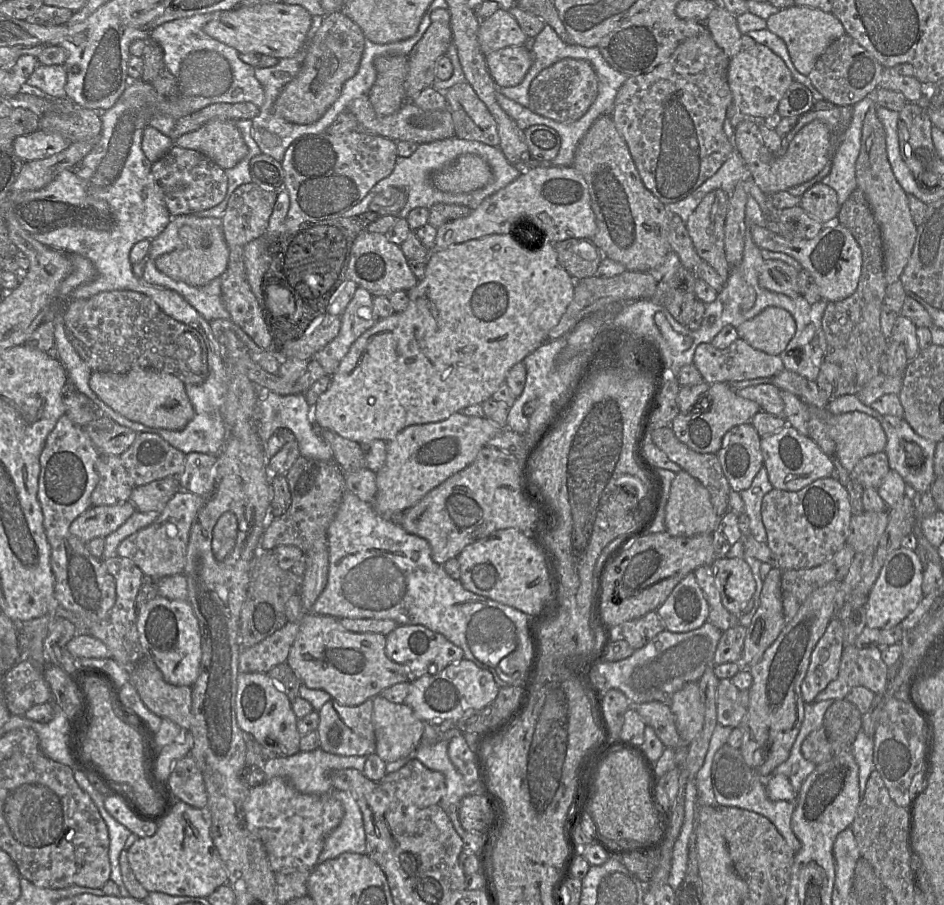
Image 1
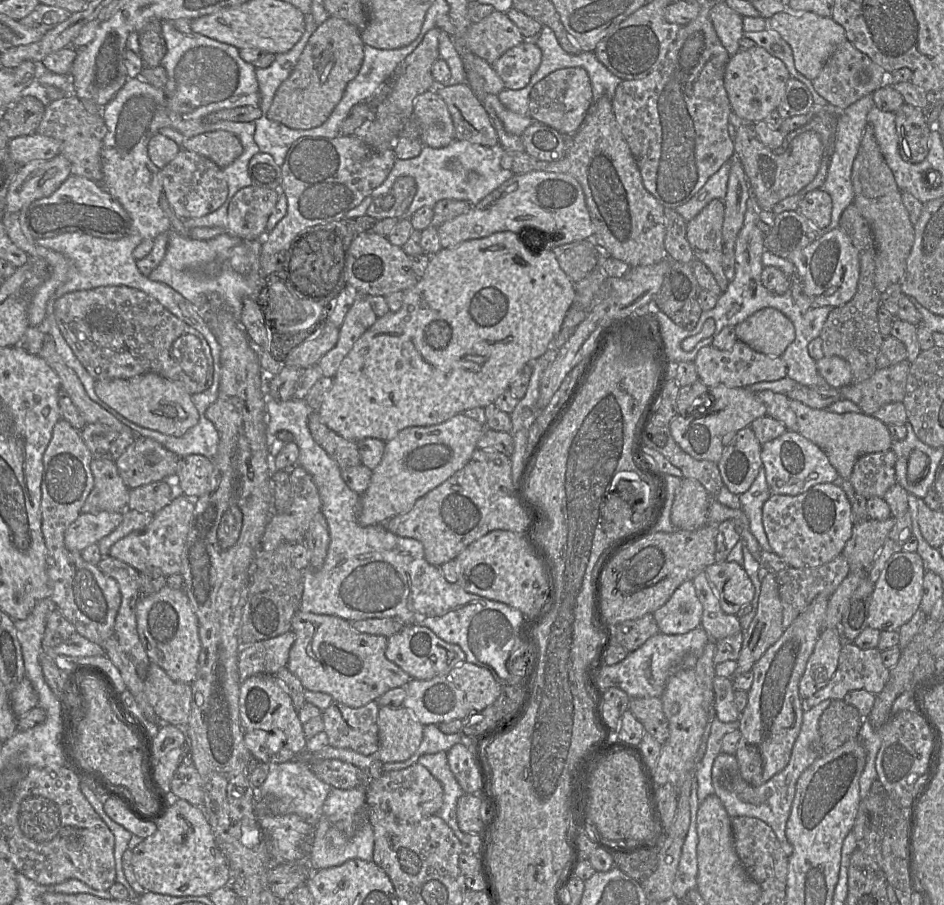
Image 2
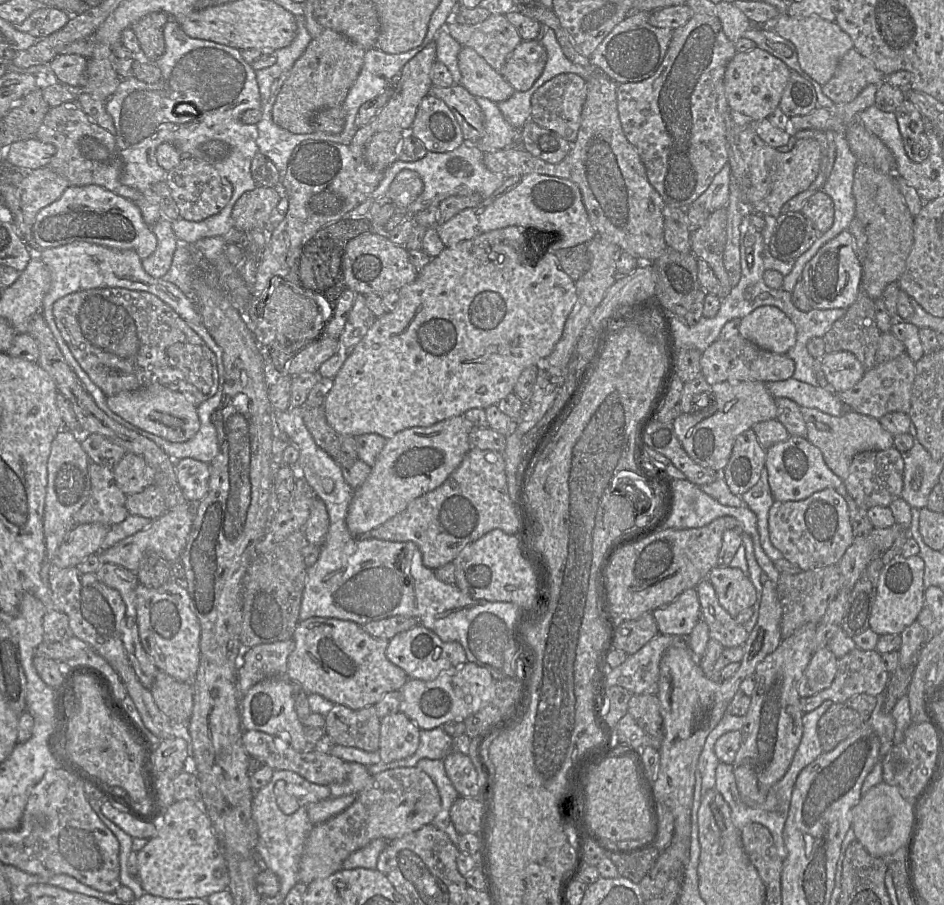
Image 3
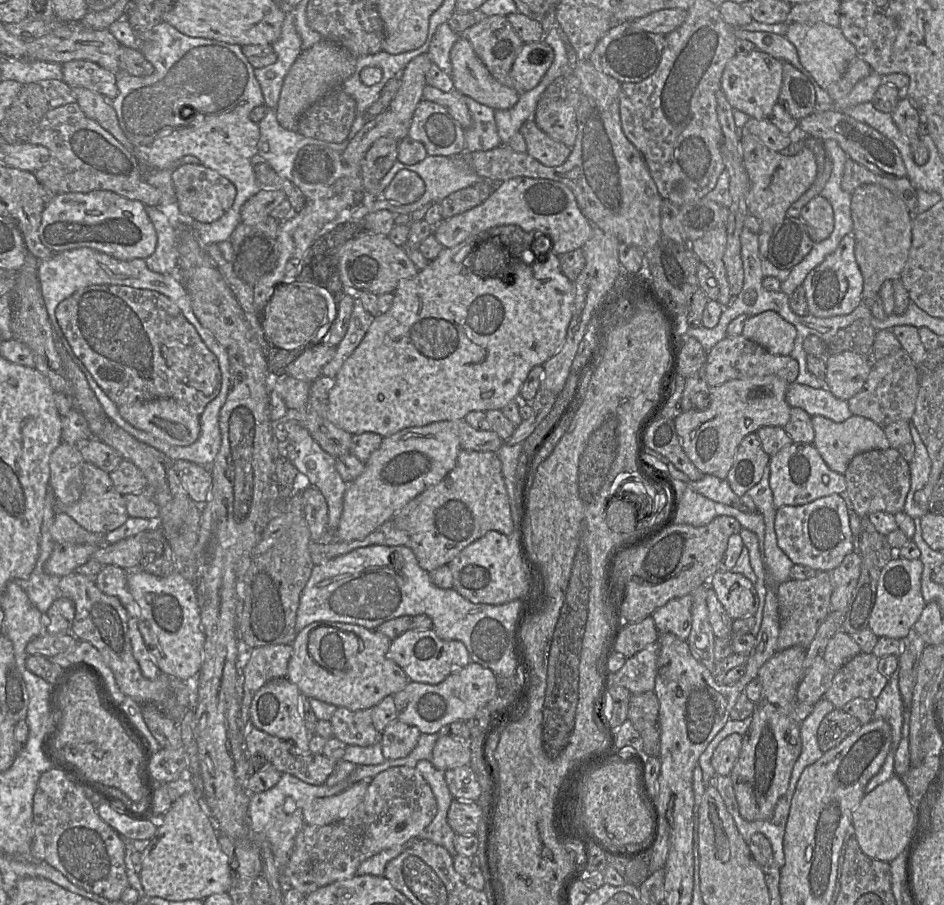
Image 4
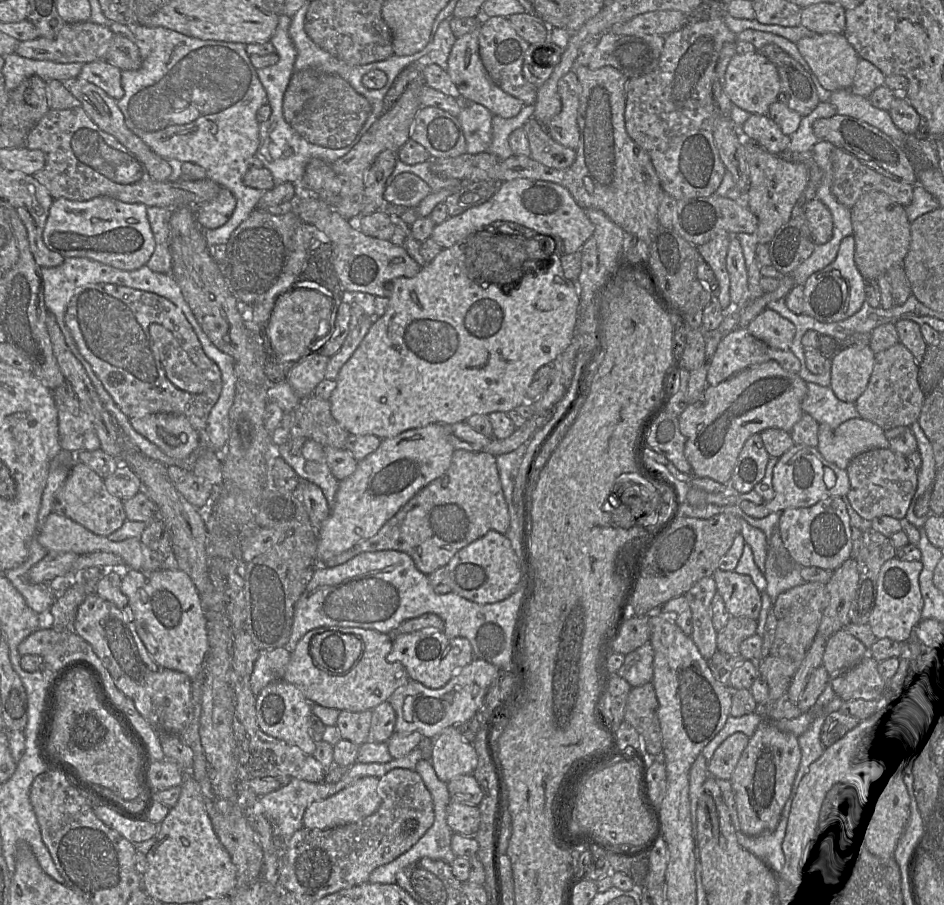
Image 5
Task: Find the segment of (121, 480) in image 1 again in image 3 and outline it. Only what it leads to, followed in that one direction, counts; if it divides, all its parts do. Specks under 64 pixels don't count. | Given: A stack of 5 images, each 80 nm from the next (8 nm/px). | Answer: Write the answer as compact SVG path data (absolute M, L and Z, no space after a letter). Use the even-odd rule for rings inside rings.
M90 463L91 492L86 503L74 514L75 525L100 523L117 525L128 516L126 496L116 485L113 469Z

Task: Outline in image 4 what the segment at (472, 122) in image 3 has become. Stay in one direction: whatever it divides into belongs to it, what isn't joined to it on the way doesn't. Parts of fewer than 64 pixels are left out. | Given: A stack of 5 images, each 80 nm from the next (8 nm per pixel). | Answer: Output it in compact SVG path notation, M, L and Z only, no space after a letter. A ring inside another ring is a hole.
M429 85L424 87L422 94L422 99L435 102L444 107L465 130L471 126L472 118L464 97L465 96L456 89L452 89L449 92L443 92Z

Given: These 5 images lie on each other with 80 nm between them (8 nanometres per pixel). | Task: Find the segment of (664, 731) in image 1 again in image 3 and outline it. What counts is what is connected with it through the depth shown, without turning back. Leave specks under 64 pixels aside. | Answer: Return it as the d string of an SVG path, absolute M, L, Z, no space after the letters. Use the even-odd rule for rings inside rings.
M632 694L628 713L644 732L644 746L660 749L664 731L660 701L656 694Z

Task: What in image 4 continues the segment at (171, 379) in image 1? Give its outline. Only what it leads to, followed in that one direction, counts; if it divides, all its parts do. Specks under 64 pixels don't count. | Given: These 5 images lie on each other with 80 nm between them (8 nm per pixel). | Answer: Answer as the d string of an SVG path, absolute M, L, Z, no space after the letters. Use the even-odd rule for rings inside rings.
M161 398L136 402L118 407L119 414L136 429L175 446L189 446L200 434L200 419L189 408L188 404L173 398Z

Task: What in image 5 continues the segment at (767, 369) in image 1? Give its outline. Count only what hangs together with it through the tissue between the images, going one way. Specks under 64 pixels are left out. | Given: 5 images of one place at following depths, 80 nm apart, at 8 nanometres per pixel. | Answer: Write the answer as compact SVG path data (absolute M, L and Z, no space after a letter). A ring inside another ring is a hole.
M736 328L720 341L709 366L707 383L711 386L718 385L750 367L769 360L778 362L783 369L789 372L798 374L800 371L800 362L790 350L771 348L762 340L754 337L747 328Z

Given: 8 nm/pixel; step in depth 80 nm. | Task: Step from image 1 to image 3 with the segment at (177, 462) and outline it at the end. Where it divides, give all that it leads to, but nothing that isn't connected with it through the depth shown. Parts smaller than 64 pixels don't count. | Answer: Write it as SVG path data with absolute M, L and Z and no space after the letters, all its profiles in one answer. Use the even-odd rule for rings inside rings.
M126 453L113 469L118 488L125 494L143 491L154 484L154 470L136 454Z

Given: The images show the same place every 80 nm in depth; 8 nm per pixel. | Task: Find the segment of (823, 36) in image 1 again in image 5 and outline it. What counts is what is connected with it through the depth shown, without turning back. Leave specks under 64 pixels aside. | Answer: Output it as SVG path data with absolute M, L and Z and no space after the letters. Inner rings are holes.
M843 33L814 34L801 38L796 45L826 90L850 89L859 56Z

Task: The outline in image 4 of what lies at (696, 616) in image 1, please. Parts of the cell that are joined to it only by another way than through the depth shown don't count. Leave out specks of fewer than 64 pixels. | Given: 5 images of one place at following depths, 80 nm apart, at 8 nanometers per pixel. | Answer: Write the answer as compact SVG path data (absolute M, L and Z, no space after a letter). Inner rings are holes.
M692 595L671 599L656 609L652 618L659 633L672 633L686 640L692 629Z

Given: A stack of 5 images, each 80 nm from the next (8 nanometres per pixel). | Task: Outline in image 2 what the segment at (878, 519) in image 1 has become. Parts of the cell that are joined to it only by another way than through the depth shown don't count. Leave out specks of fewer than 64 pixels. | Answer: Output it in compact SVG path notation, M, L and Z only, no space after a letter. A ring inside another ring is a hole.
M894 517L883 521L869 518L863 523L853 525L852 535L842 552L850 572L867 571L871 567L895 520Z

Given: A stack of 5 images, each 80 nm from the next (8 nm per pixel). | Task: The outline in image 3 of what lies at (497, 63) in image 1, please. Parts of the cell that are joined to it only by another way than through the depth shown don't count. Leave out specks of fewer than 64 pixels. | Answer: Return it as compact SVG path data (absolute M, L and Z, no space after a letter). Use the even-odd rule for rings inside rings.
M525 40L507 56L501 76L515 91L529 90L542 74L547 51L537 40Z

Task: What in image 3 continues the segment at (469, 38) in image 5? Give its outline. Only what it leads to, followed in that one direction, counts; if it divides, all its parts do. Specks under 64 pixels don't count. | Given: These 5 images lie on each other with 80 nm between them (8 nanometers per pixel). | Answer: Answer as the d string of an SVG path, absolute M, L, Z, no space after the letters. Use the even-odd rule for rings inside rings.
M470 47L461 48L458 54L458 66L461 73L460 84L474 97L484 97L499 103L509 99L515 92L515 89Z

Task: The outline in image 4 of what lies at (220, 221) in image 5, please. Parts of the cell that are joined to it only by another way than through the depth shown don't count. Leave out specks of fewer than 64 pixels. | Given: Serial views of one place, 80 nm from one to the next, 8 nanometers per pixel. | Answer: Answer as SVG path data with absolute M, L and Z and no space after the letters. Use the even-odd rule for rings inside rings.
M183 164L172 169L171 179L176 195L176 210L185 219L210 223L223 216L232 206L235 186L215 170L199 164Z

